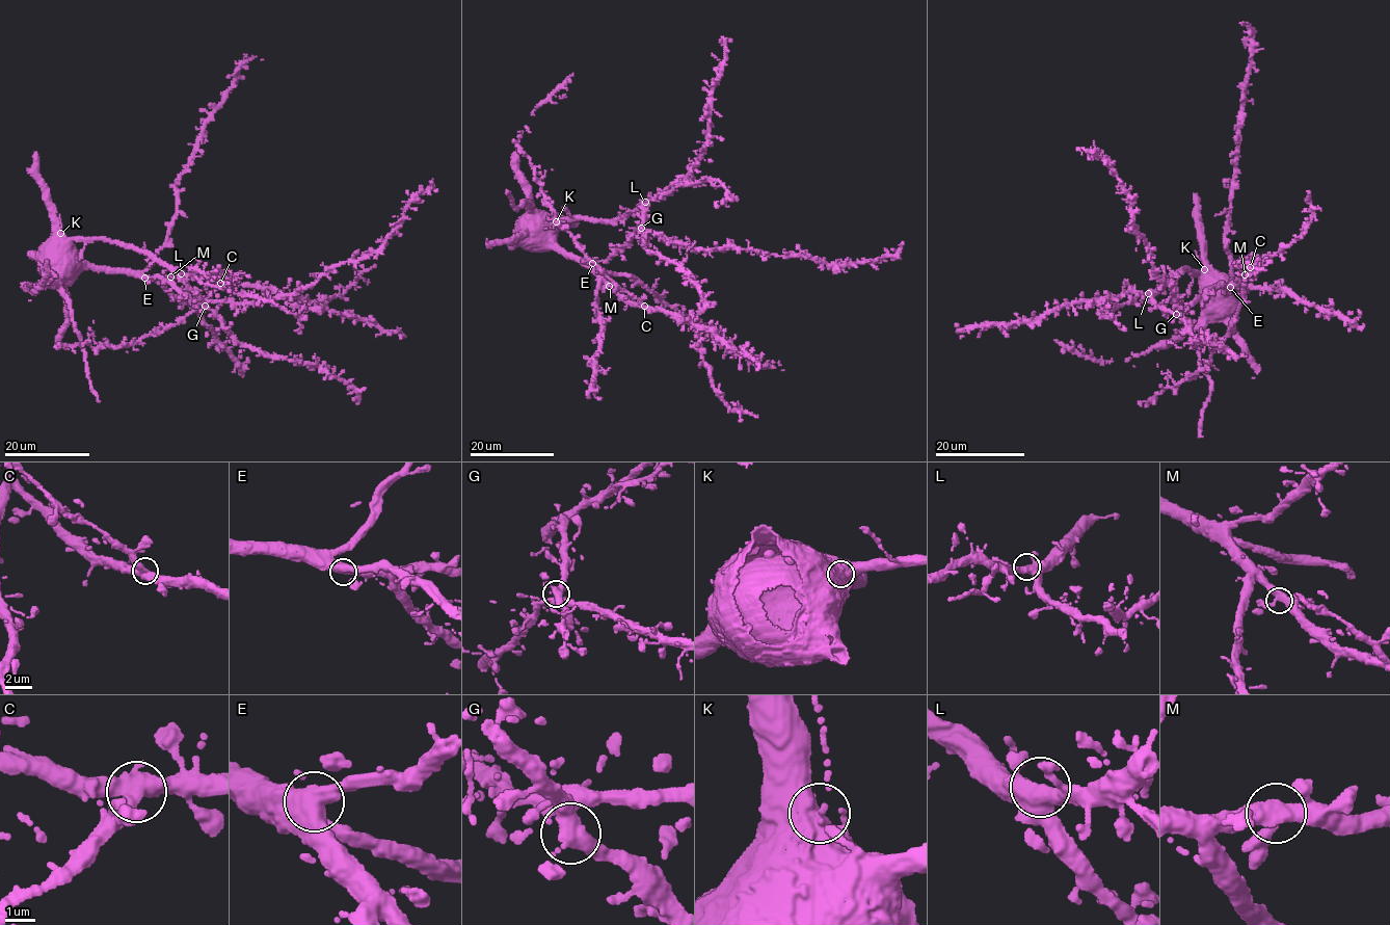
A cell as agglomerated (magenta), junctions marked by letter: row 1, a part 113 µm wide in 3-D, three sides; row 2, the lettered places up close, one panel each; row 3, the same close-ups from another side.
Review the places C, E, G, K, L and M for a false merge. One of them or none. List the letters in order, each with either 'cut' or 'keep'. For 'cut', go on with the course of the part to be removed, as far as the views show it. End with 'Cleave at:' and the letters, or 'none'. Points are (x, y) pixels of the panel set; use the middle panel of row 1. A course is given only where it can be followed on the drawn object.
C: cut; course (644, 306), (587, 258), (555, 219), (530, 160), (517, 144), (519, 135)
E: keep
G: keep
K: keep
L: keep
M: keep
Cleave at: C

